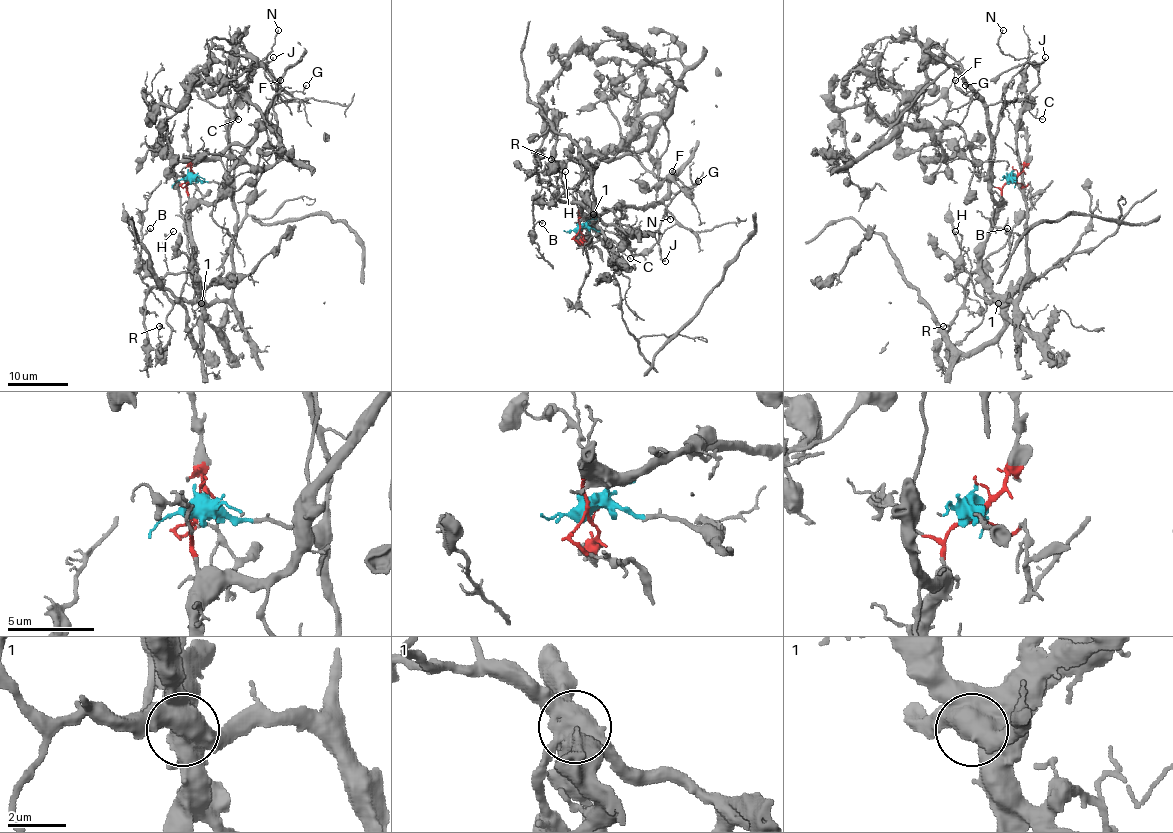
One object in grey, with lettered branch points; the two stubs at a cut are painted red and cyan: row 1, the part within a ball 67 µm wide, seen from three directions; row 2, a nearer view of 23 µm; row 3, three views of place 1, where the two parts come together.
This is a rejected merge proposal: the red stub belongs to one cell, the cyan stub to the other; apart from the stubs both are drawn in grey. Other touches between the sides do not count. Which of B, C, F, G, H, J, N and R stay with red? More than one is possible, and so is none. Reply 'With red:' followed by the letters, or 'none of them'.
With red: H

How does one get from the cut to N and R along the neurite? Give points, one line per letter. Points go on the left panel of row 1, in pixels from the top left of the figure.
N: (188, 180), (228, 184), (233, 180), (228, 121), (234, 94), (249, 70), (266, 60), (278, 30)
R: (188, 180), (231, 192), (233, 292), (210, 303), (179, 300), (162, 348), (159, 325)

